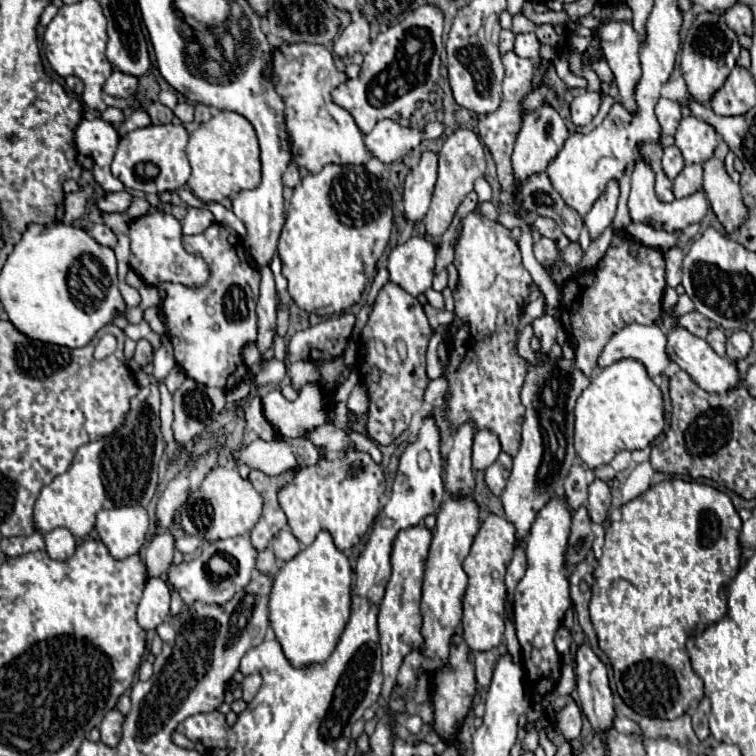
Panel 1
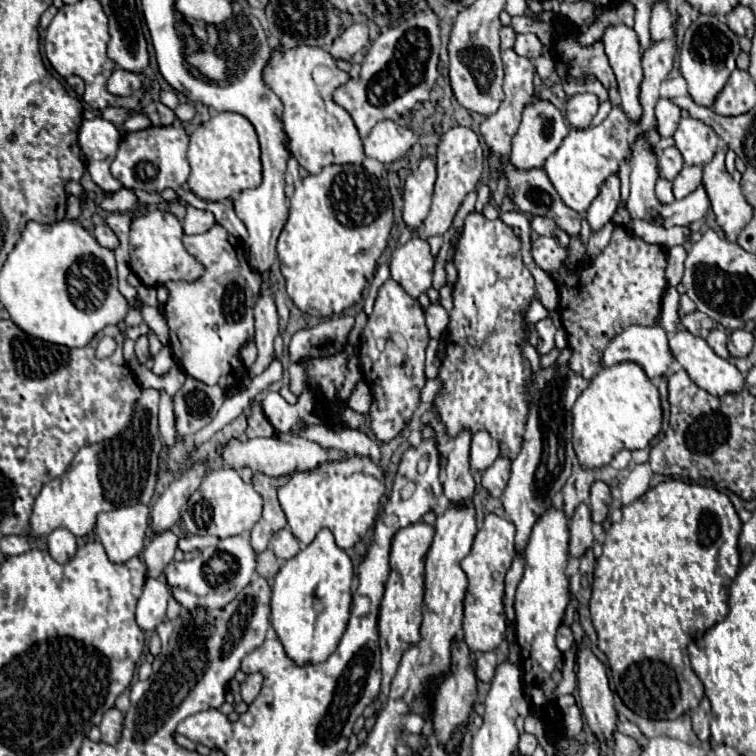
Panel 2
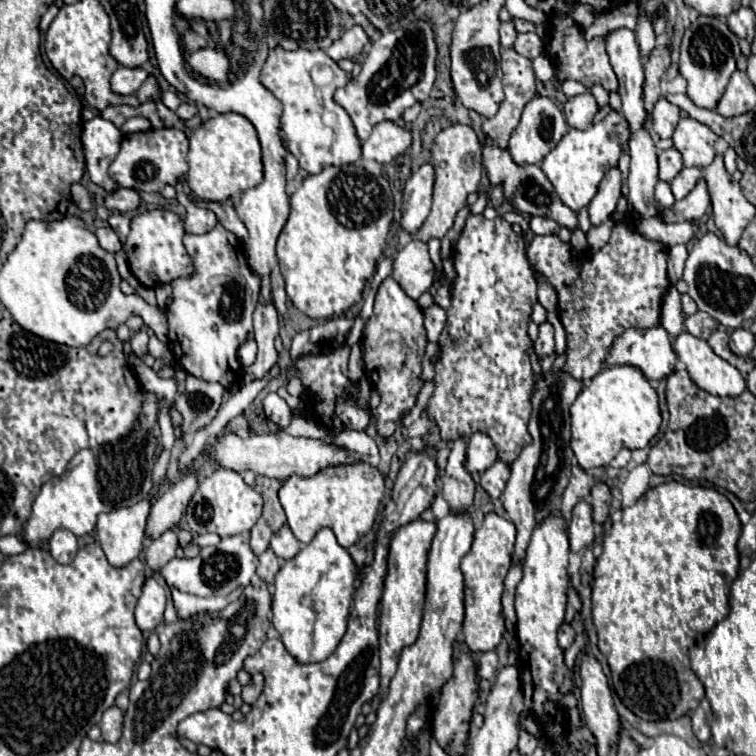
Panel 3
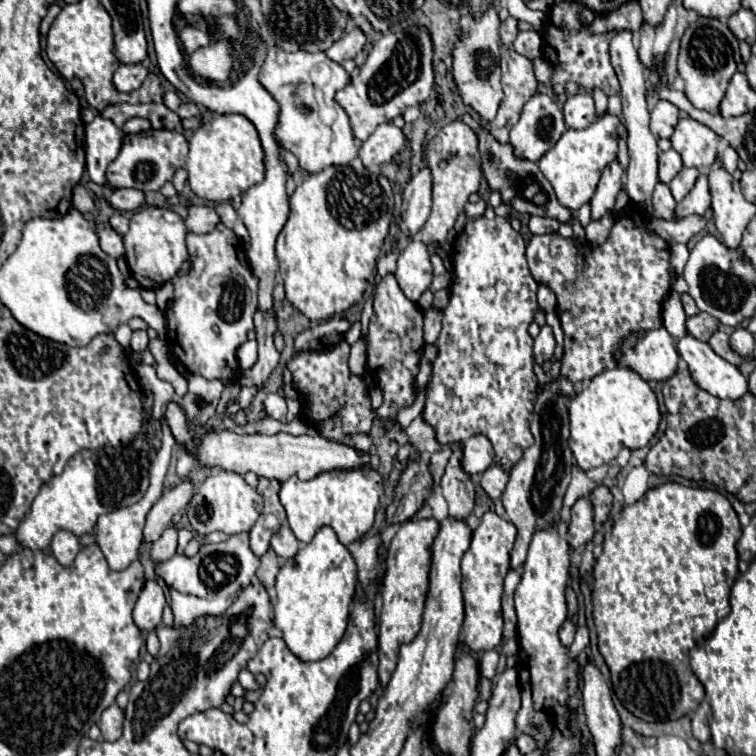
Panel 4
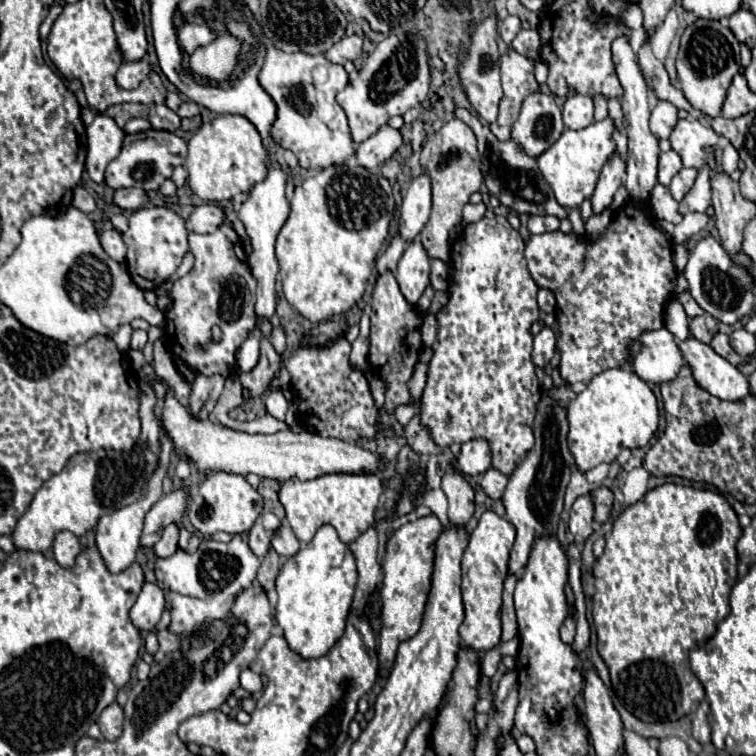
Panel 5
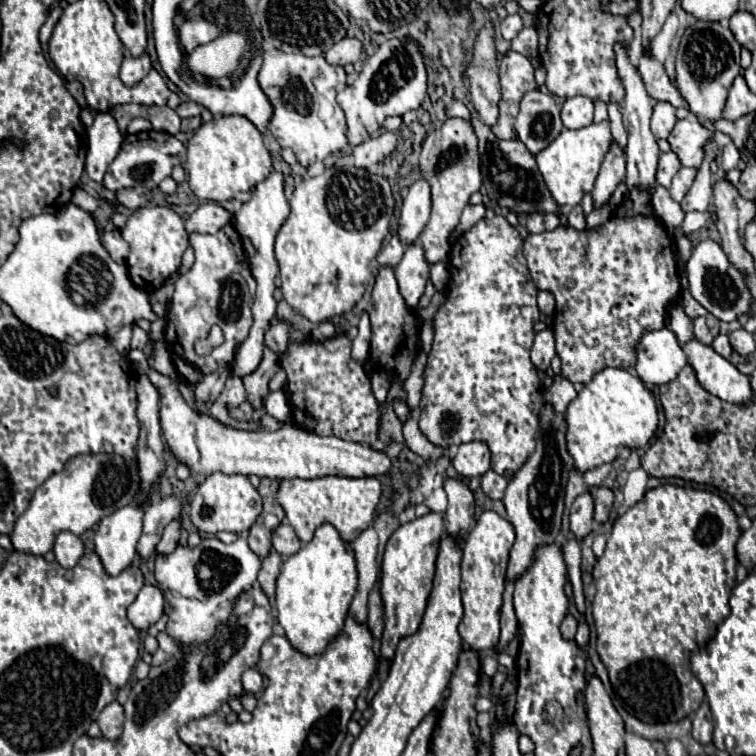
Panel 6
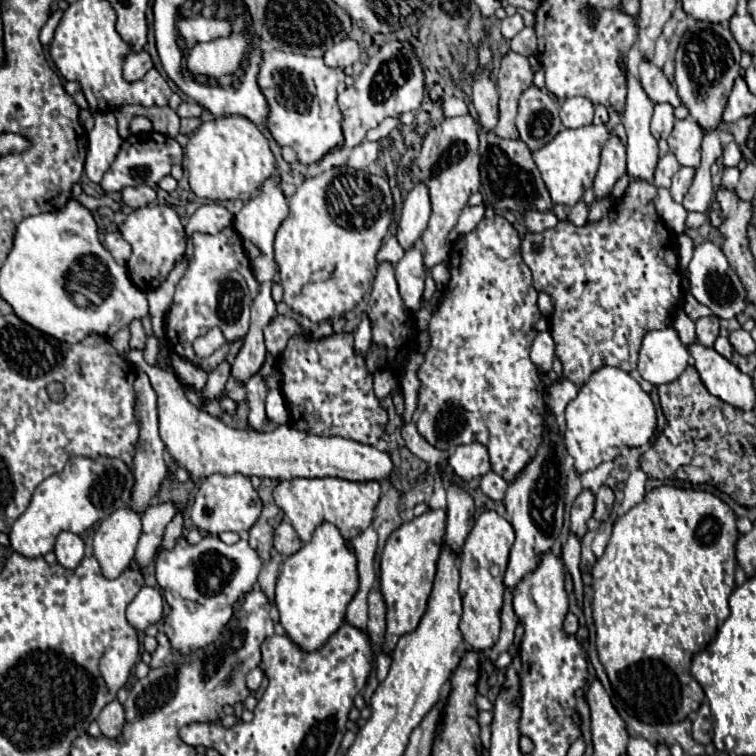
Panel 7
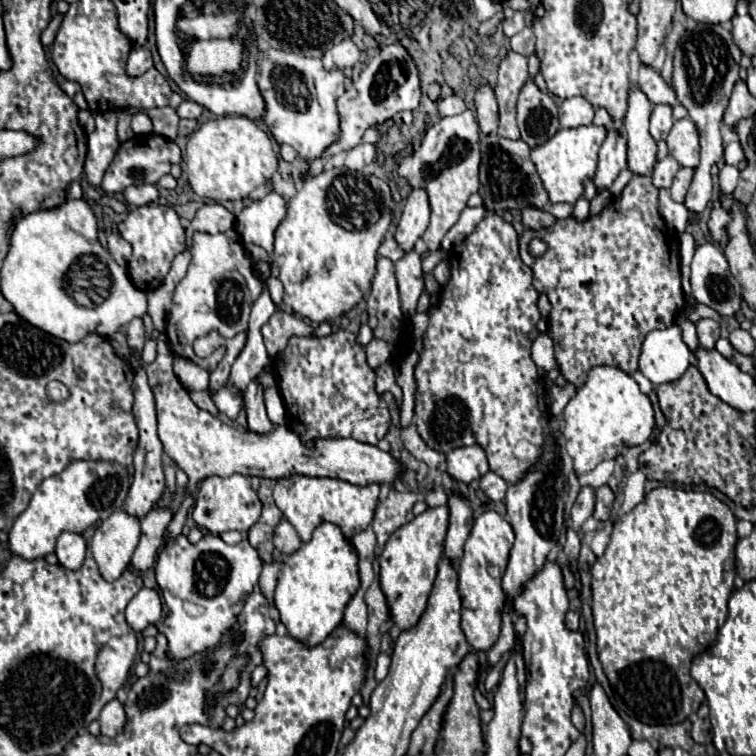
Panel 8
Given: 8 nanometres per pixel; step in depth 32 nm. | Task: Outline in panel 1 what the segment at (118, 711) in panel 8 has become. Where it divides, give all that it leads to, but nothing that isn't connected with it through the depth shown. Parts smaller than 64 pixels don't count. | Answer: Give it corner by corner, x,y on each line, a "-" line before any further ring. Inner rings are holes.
110,710
102,724
100,724
100,734
102,734
102,742
108,744
108,746
116,746
120,742
120,736
122,736
122,722
124,722
124,716
118,712
118,710

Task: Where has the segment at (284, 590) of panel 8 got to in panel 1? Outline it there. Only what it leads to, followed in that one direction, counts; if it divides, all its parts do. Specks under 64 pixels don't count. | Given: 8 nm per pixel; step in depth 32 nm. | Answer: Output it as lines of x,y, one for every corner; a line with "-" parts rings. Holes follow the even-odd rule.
326,530
280,568
270,592
270,624
292,666
302,668
328,660
350,618
350,592
350,560
334,546
334,540

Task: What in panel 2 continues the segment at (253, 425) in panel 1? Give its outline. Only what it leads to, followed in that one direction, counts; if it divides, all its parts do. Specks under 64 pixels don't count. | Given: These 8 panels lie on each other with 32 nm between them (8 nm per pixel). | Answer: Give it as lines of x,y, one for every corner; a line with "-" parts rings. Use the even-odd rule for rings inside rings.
252,406
250,414
248,414
248,430
246,430
248,438
256,438
256,436
272,436
274,430
270,426
270,422
266,420
264,412
260,406

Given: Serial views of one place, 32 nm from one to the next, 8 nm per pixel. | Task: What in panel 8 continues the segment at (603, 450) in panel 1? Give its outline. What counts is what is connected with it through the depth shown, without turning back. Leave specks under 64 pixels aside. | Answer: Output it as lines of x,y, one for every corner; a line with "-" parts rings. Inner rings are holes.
596,366
564,408
564,448
574,460
574,472
586,474
598,462
612,460
624,446
644,444
654,428
654,410
632,376
612,366

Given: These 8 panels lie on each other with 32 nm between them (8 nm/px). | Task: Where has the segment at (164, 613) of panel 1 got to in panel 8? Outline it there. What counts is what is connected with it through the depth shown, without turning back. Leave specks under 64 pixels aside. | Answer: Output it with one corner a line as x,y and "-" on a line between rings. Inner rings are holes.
142,588
126,606
126,622
134,632
142,632
146,626
156,624
162,616
162,600
156,590

